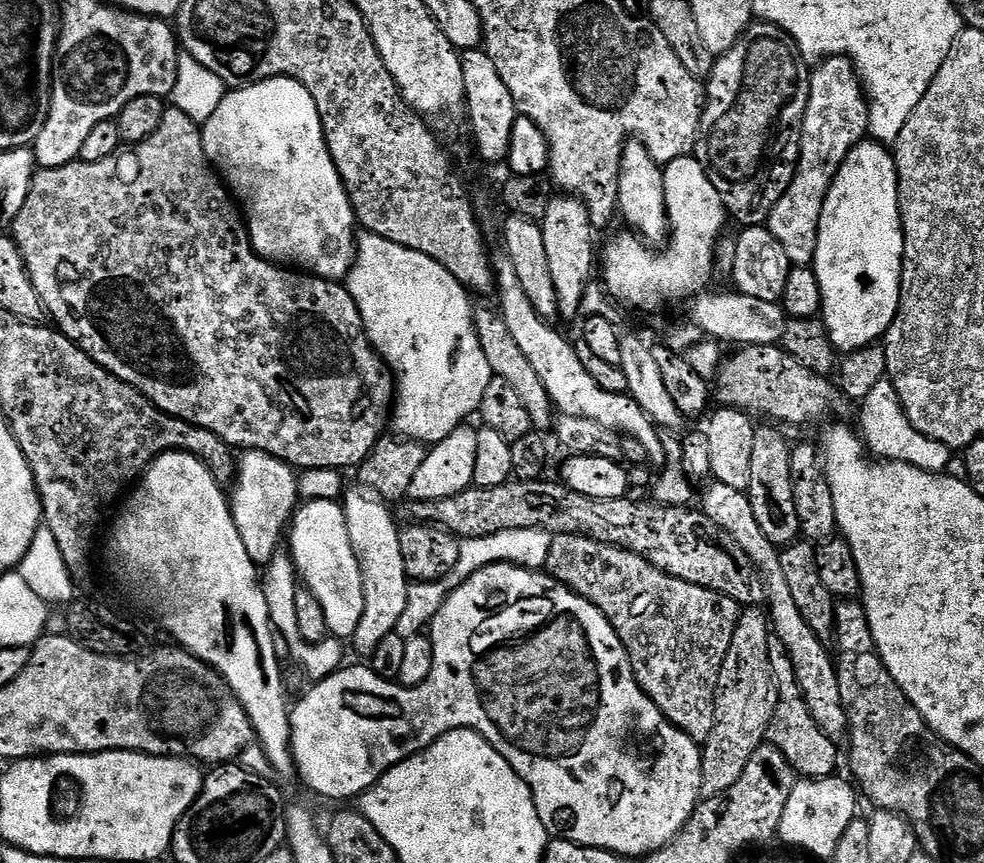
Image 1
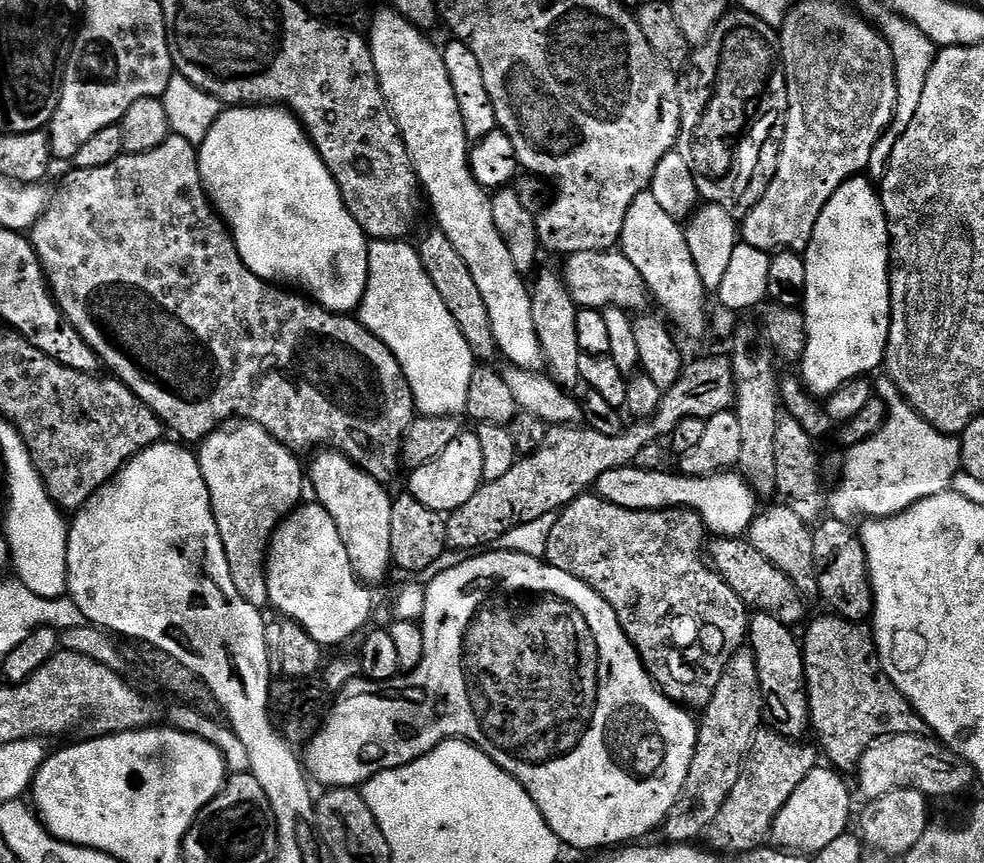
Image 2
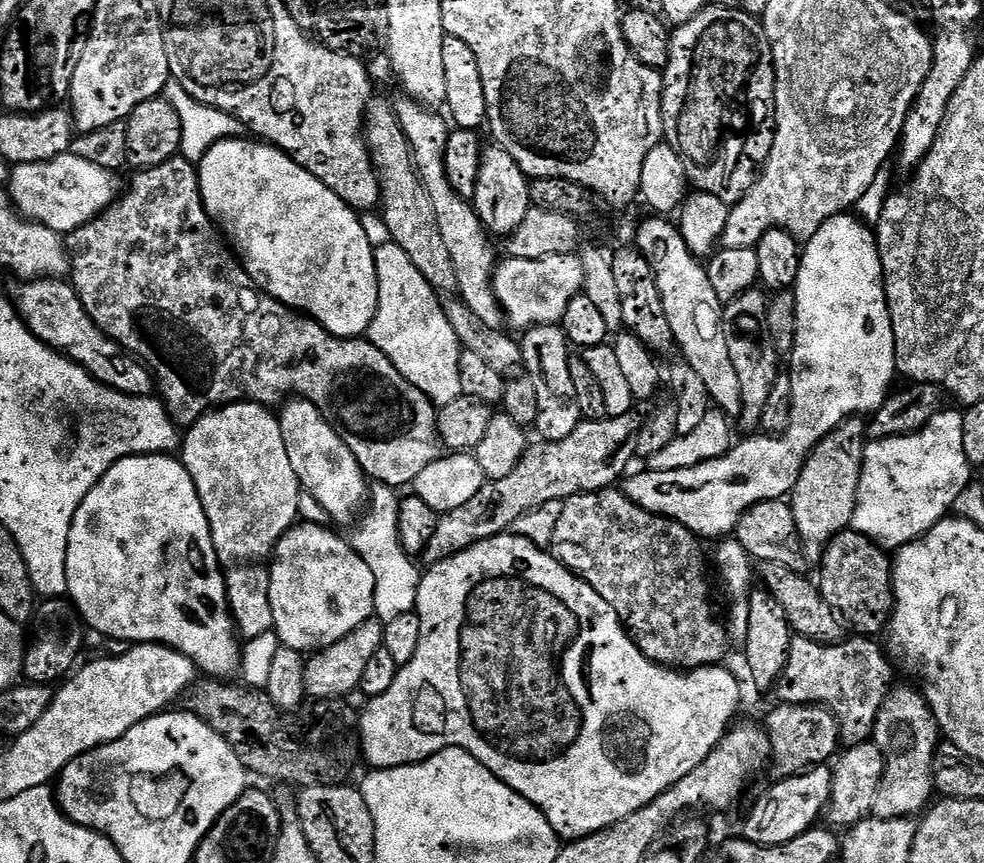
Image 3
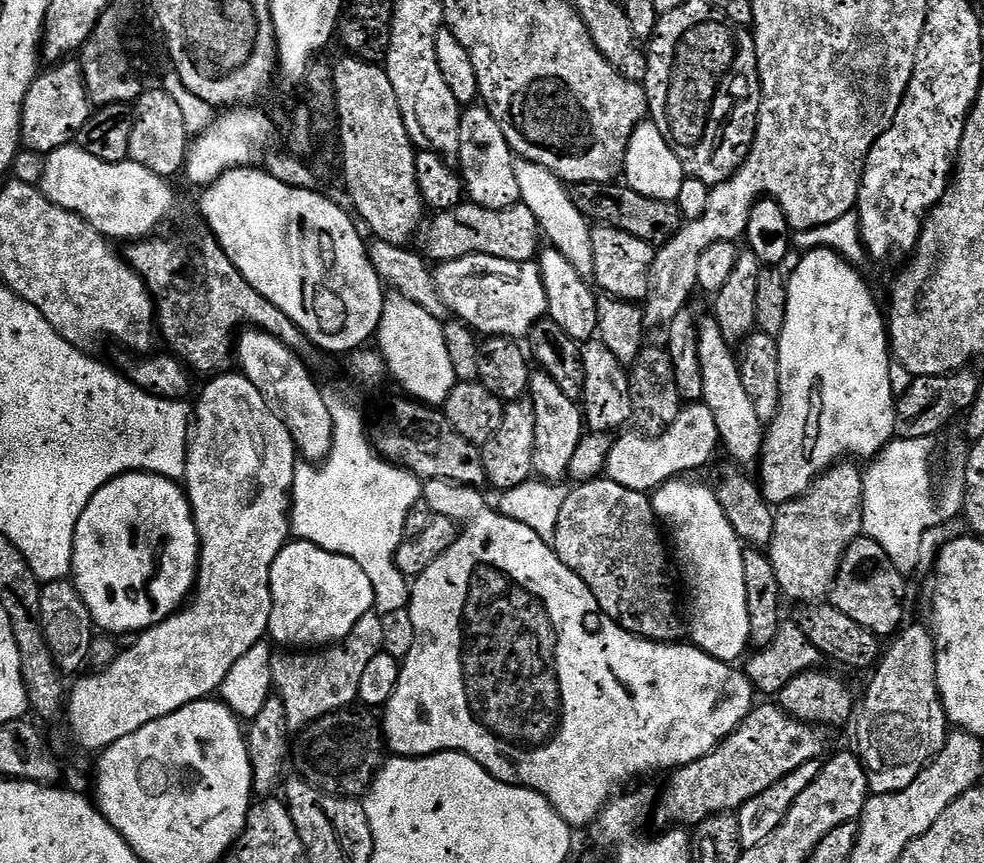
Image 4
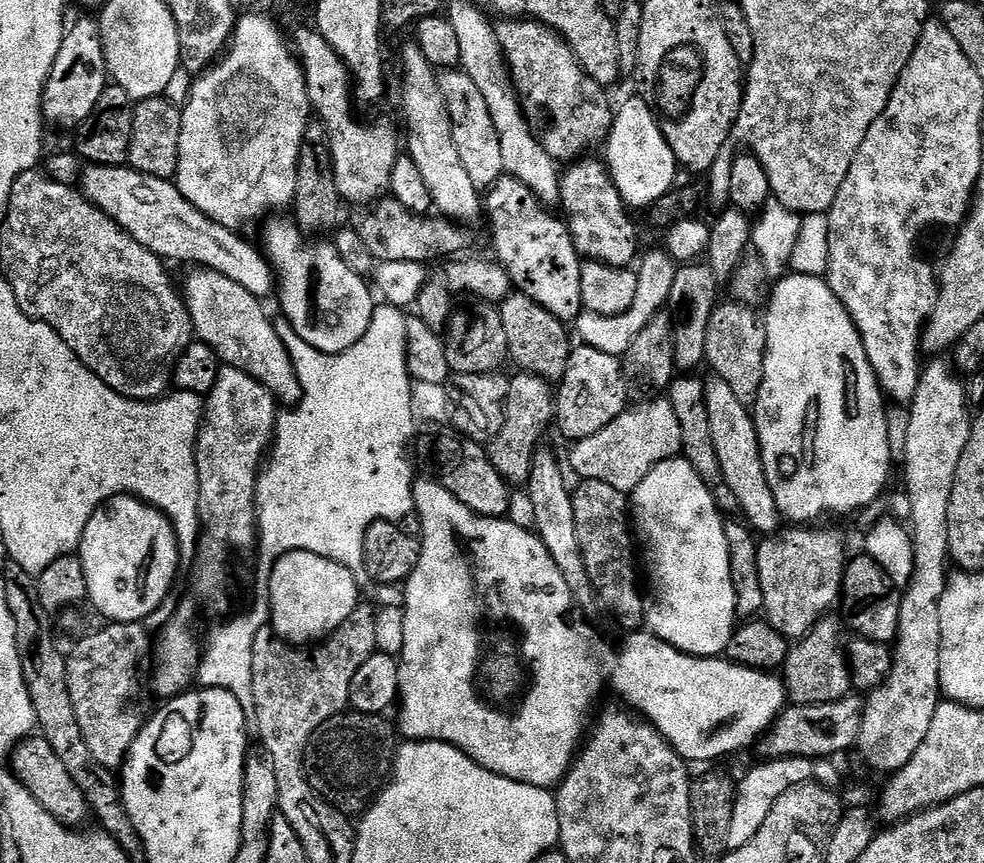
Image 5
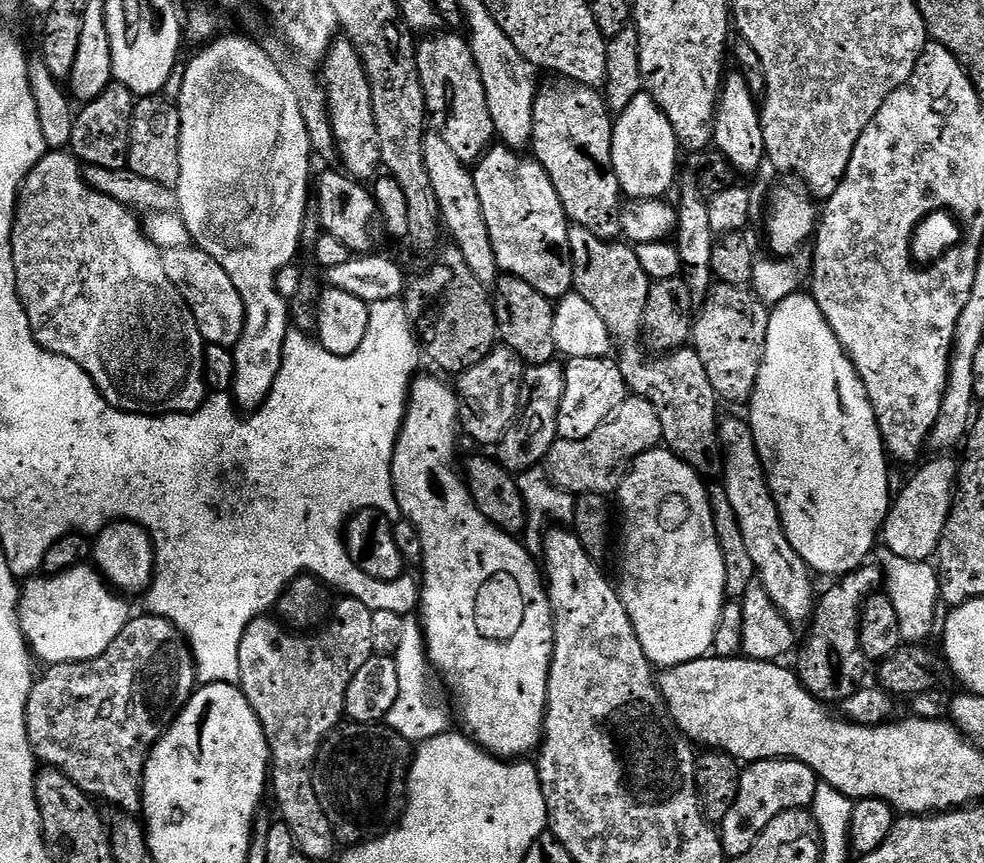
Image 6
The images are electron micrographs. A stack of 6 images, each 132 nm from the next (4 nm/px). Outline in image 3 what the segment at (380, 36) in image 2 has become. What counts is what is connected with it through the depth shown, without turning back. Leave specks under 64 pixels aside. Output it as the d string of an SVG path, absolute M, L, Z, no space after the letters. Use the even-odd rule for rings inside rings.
M407 98L397 99L394 111L396 121L402 126L408 145L412 148L416 173L420 175L426 194L430 194L430 202L438 218L438 230L442 230L442 239L446 241L446 250L450 250L450 262L454 262L454 274L458 276L456 292L483 322L490 327L500 328L505 323L505 314L492 289L492 274L496 270L498 255L492 249L490 233L478 218L475 208L451 188L446 176L444 150L450 133L449 121L436 113L439 111Z

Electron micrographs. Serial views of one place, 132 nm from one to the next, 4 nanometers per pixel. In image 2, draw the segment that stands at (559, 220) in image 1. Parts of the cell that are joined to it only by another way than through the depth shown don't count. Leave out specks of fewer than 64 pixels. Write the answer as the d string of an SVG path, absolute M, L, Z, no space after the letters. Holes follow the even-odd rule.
M559 271L539 273L540 281L531 285L534 330L538 330L538 342L542 342L542 354L547 371L562 389L572 390L581 383L578 374L578 358L581 350L578 344L578 306L570 294L563 275Z

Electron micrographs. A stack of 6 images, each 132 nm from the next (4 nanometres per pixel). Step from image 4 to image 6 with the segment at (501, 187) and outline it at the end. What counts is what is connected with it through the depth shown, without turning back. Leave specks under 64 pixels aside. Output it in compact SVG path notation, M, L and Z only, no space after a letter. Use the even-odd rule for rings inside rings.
M436 36L433 40L424 40L415 49L414 59L425 105L429 109L448 108L444 129L439 129L438 134L463 164L475 165L493 143L494 131L483 84L467 41L458 36Z

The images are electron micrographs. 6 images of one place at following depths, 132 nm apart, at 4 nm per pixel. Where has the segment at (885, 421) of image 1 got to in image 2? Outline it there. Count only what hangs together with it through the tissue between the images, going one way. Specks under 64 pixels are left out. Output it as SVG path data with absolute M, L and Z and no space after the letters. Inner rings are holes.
M881 375L881 380L879 381L877 379L875 381L874 392L879 400L888 407L888 421L884 423L884 425L882 426L882 430L878 430L878 434L876 436L872 436L866 442L862 442L861 444L853 444L847 449L848 453L846 453L844 456L844 473L842 473L840 476L840 485L837 486L836 493L834 493L833 496L831 493L830 496L831 519L841 520L842 522L846 522L847 524L860 522L863 521L865 518L881 520L882 518L886 518L887 516L897 516L898 514L902 514L907 508L918 503L919 500L925 500L926 498L930 498L934 494L942 494L943 492L949 491L949 489L953 487L952 479L955 478L956 472L958 476L958 473L961 471L960 442L957 437L948 436L945 432L939 432L938 429L936 429L934 426L930 426L930 422L926 422L926 418L922 418L919 413L914 411L912 405L908 403L907 398L905 398L905 396L900 393L900 387L898 387L896 383L888 377L888 375Z

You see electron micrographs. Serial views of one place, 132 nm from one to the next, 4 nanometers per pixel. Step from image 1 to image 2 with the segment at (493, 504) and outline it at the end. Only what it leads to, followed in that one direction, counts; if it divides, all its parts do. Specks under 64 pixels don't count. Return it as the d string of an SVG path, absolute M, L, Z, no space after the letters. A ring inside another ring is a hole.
M722 536L713 539L712 556L710 555L711 567L715 568L720 576L738 594L738 598L756 614L773 616L778 618L778 622L789 626L803 625L805 623L804 615L807 614L806 597L774 566L774 562L769 562L763 554L758 554L754 546L746 538L737 538L735 536Z

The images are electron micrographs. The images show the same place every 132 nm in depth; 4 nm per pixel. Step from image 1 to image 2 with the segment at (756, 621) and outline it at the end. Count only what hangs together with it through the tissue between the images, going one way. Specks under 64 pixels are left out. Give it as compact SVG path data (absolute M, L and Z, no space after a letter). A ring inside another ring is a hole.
M751 650L738 651L730 658L726 670L722 670L714 698L710 698L708 707L703 709L696 730L696 753L690 762L690 774L686 774L686 786L662 825L665 841L686 844L699 841L696 839L707 833L710 822L714 822L718 810L722 810L722 802L730 798L734 782L738 782L748 747L756 733L761 731L765 712L756 656Z

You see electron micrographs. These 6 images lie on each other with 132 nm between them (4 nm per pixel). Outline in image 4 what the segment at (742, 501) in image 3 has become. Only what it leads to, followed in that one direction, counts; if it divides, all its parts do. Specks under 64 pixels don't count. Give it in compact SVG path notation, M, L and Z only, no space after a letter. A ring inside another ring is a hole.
M813 248L805 251L797 262L796 269L792 276L787 277L788 301L786 302L785 325L779 334L780 345L780 405L778 406L777 417L767 425L764 434L764 447L758 453L760 459L760 478L764 499L772 506L787 504L789 500L795 500L797 496L808 491L809 486L816 481L816 477L827 472L833 464L843 461L845 458L860 458L856 456L868 456L875 458L883 452L884 447L896 436L896 401L897 397L892 396L892 372L888 369L890 364L890 341L885 317L882 315L882 308L876 305L870 289L864 285L864 280L859 276L857 269L844 259L838 252L829 248Z

